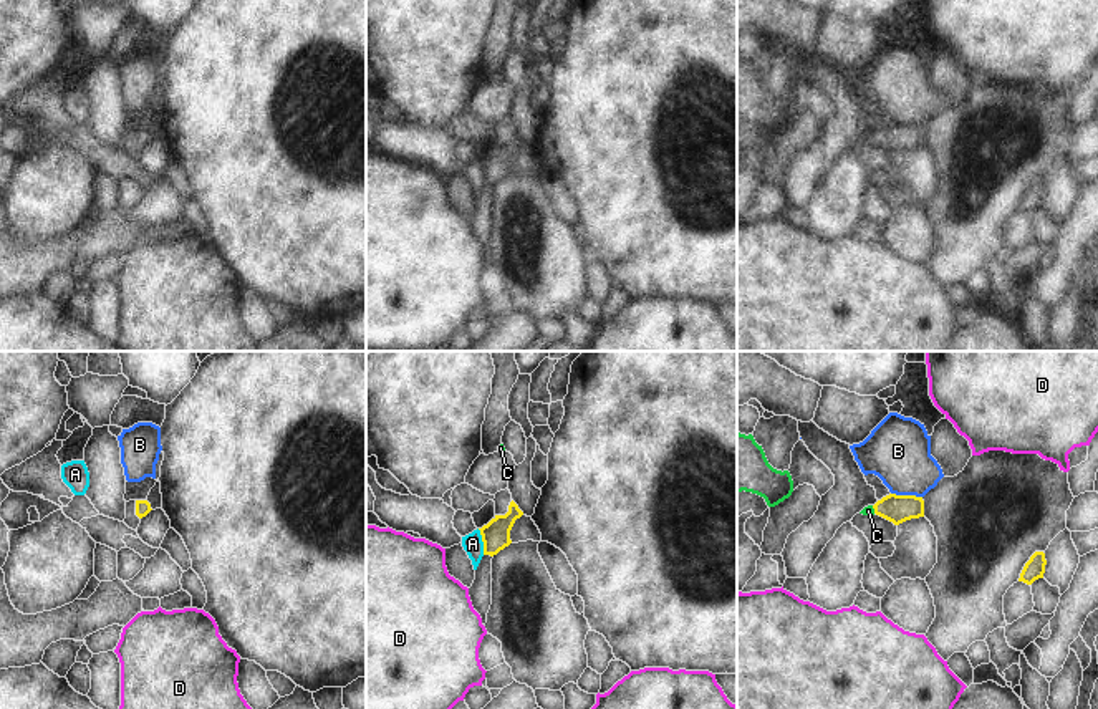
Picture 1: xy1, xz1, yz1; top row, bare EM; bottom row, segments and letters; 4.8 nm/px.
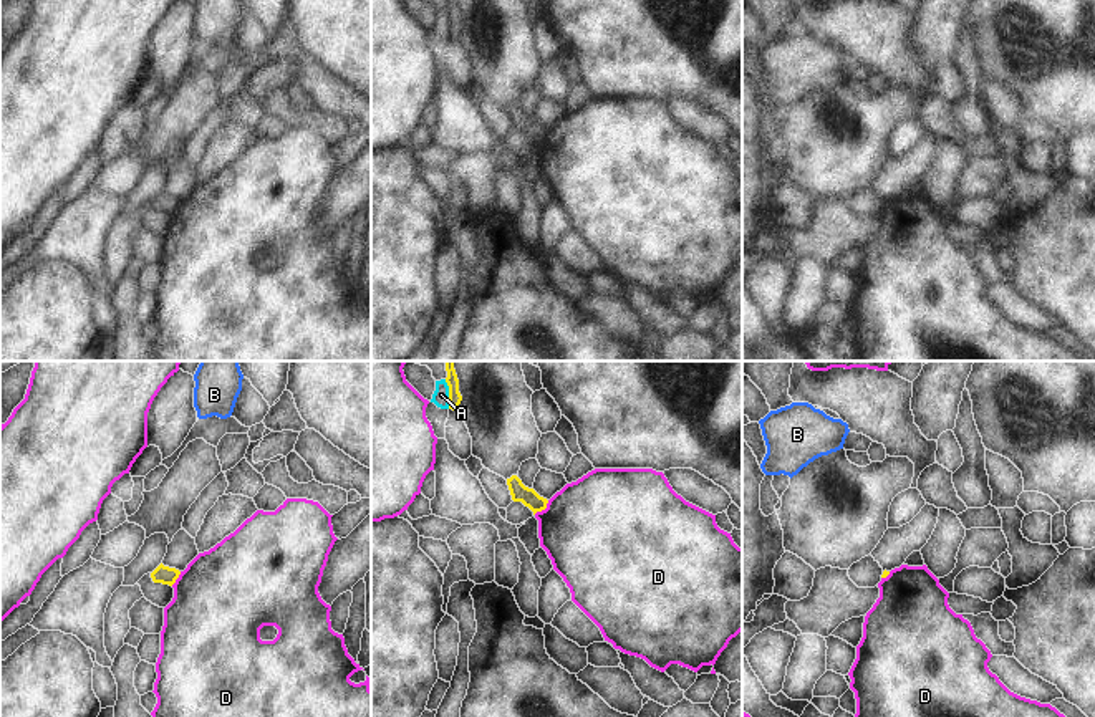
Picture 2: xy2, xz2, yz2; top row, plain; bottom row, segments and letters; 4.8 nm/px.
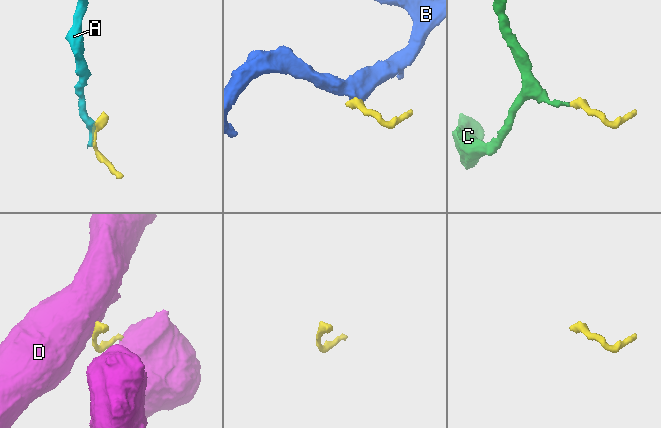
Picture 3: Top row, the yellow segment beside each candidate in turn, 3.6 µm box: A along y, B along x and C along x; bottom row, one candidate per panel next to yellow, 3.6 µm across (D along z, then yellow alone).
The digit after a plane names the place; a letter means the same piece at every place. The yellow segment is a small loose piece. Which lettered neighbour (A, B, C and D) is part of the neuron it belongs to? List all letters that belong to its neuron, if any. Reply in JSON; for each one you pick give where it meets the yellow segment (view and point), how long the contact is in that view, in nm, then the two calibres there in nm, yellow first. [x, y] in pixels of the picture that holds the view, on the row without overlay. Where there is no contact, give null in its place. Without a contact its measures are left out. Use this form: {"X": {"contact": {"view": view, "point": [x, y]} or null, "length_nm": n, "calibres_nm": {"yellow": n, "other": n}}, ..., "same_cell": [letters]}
{"C": {"contact": {"view": "yz1", "point": [873, 136]}, "length_nm": 40, "calibres_nm": {"yellow": 140, "other": 50}}, "same_cell": ["C"]}

